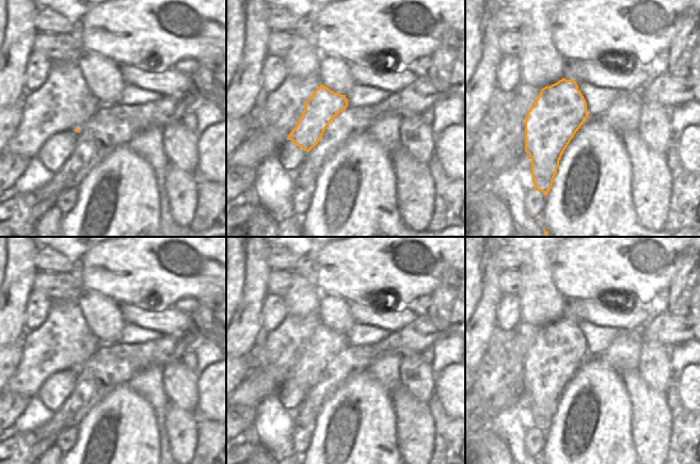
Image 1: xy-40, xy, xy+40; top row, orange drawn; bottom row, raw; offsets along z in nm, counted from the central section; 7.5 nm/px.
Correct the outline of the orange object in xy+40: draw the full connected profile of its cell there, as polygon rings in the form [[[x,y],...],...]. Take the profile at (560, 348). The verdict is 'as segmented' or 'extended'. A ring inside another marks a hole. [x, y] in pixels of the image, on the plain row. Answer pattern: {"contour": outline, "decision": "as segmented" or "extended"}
{"contour": [[[562,317],[541,329],[525,356],[525,390],[531,397],[534,428],[548,433],[566,386],[588,355],[587,341],[575,320]]], "decision": "as segmented"}

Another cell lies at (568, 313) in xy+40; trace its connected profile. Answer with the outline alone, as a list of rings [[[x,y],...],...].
[[[568,300],[566,302],[566,309],[563,311],[563,317],[567,318],[567,319],[573,319],[575,321],[579,321],[573,314],[572,311],[572,307],[573,307],[574,303],[572,300]]]

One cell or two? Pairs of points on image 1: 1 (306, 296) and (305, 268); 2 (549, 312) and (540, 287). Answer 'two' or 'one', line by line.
1: one
2: one

